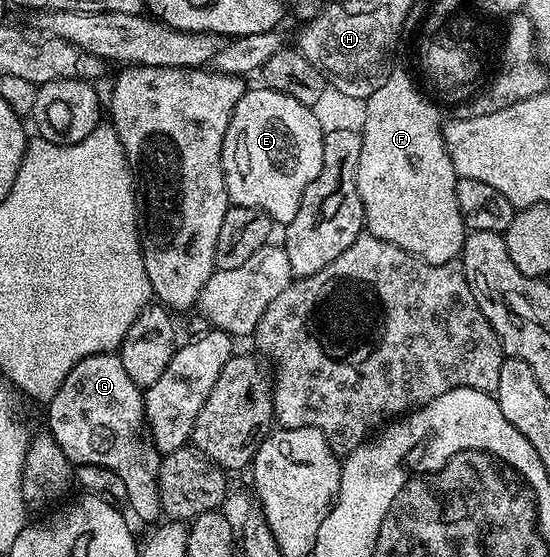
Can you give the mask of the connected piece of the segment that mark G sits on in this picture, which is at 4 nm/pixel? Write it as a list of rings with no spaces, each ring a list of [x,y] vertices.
[[[103,352],[82,358],[82,362],[66,374],[62,386],[58,386],[58,394],[47,401],[46,408],[47,431],[73,465],[89,464],[114,470],[114,474],[122,478],[122,486],[126,486],[126,504],[132,507],[131,515],[140,520],[161,519],[159,466],[162,454],[146,431],[143,391],[130,382],[130,374],[126,374],[119,355]]]

